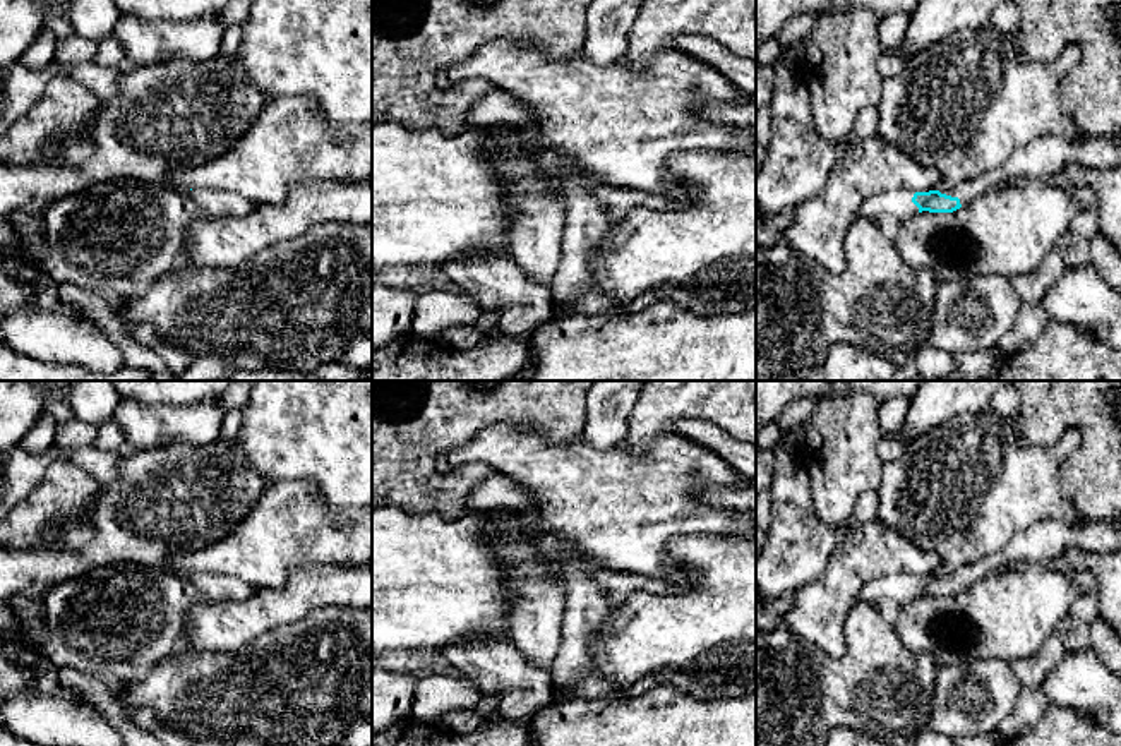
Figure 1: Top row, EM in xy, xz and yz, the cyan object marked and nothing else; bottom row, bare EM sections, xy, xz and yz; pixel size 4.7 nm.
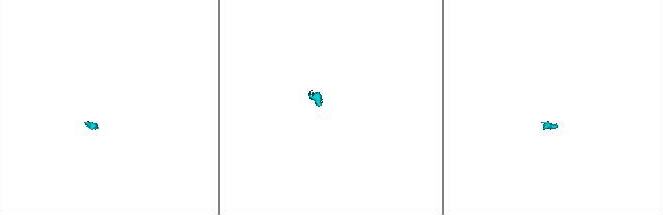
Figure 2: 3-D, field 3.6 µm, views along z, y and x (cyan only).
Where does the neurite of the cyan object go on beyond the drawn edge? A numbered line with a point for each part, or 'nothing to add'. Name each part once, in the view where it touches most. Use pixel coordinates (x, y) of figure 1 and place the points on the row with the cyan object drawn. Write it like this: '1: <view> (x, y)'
1: yz (1044, 156)
2: yz (895, 203)

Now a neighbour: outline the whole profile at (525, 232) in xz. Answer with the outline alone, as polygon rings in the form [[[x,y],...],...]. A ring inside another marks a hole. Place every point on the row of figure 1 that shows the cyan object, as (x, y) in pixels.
[[[535,122],[492,129],[485,147],[502,180],[502,197],[514,209],[509,252],[531,280],[549,286],[562,259],[564,189],[540,171],[530,153],[550,144]]]

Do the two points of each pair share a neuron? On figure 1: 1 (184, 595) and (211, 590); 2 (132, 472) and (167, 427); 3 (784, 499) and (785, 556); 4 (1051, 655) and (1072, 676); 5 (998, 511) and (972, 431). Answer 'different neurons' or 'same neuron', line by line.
1: different neurons
2: different neurons
3: same neuron
4: different neurons
5: same neuron

